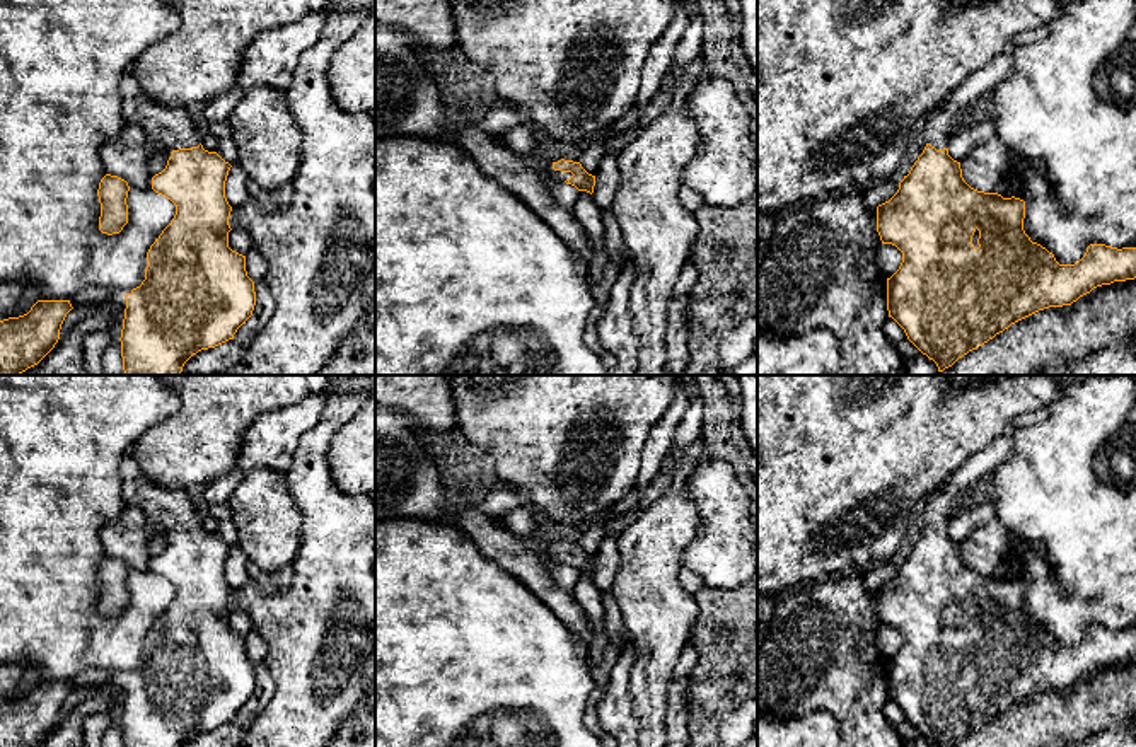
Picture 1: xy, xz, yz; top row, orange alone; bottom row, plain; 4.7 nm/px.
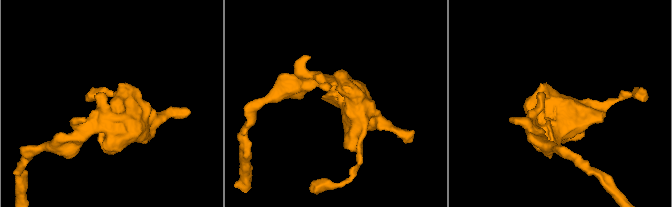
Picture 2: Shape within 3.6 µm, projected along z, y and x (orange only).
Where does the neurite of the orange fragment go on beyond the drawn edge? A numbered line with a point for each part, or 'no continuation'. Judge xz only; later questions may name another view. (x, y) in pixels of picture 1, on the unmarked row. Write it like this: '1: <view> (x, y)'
1: xz (521, 521)

